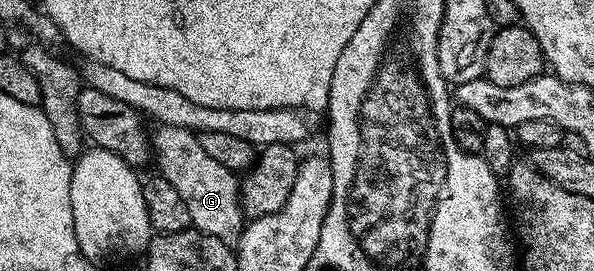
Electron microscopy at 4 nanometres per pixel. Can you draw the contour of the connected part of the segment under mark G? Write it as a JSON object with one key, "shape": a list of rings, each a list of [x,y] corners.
{"shape":[[[154,126],[152,130],[152,158],[158,161],[157,173],[180,192],[184,205],[188,207],[191,227],[203,230],[217,238],[237,239],[244,225],[240,182],[235,171],[224,168],[217,160],[212,160],[204,148],[200,148],[198,134],[192,130],[175,126]]]}

